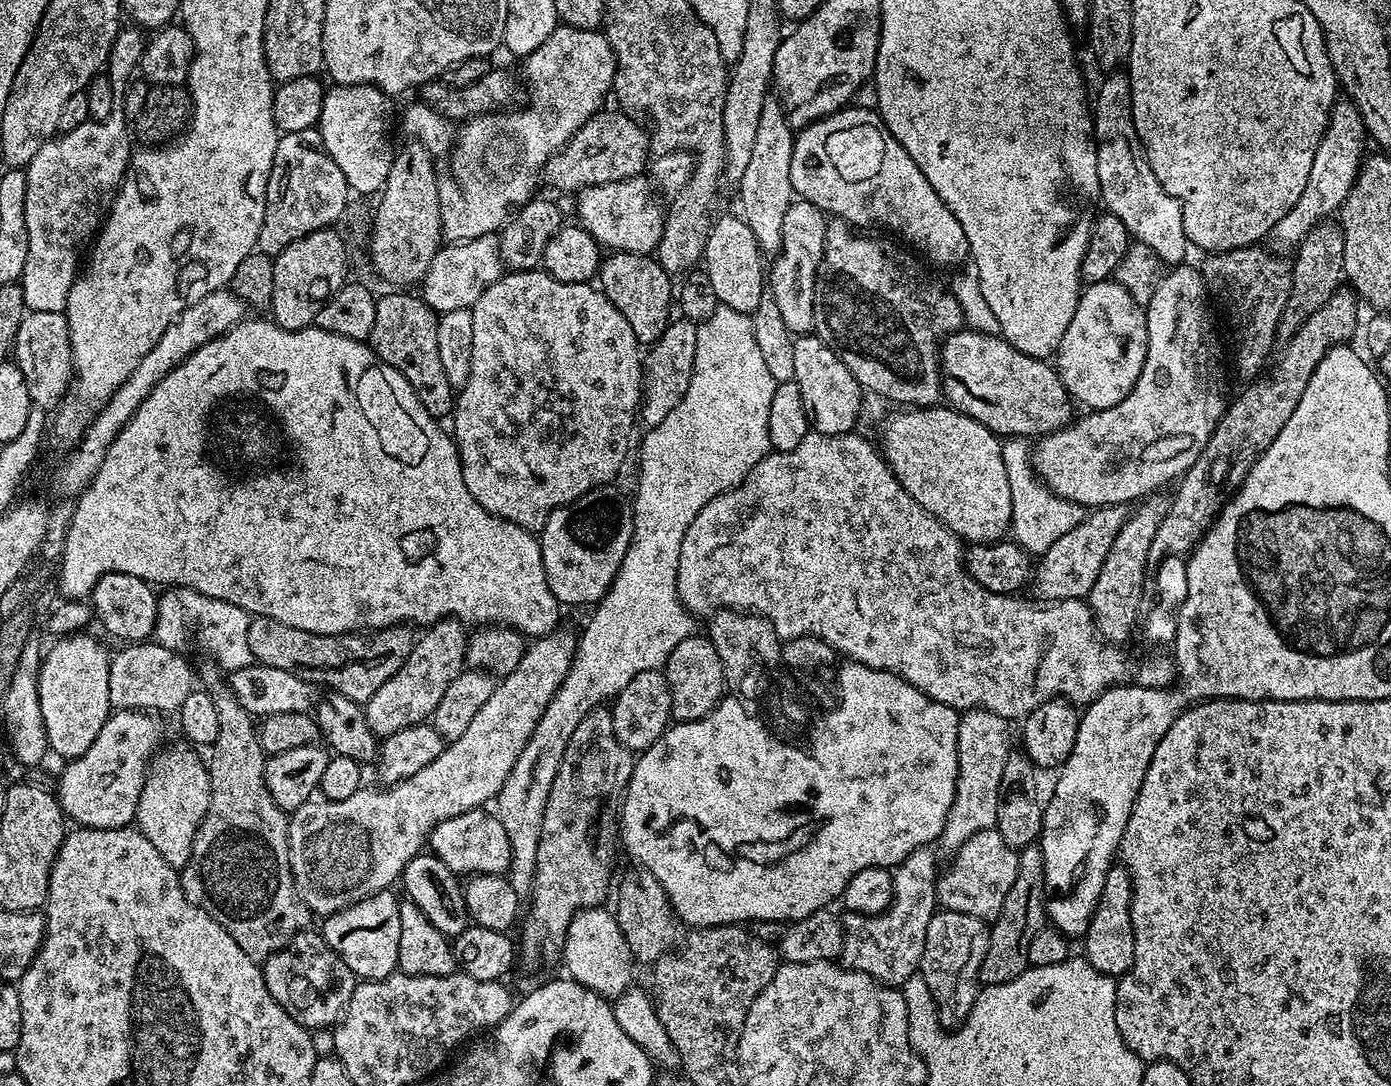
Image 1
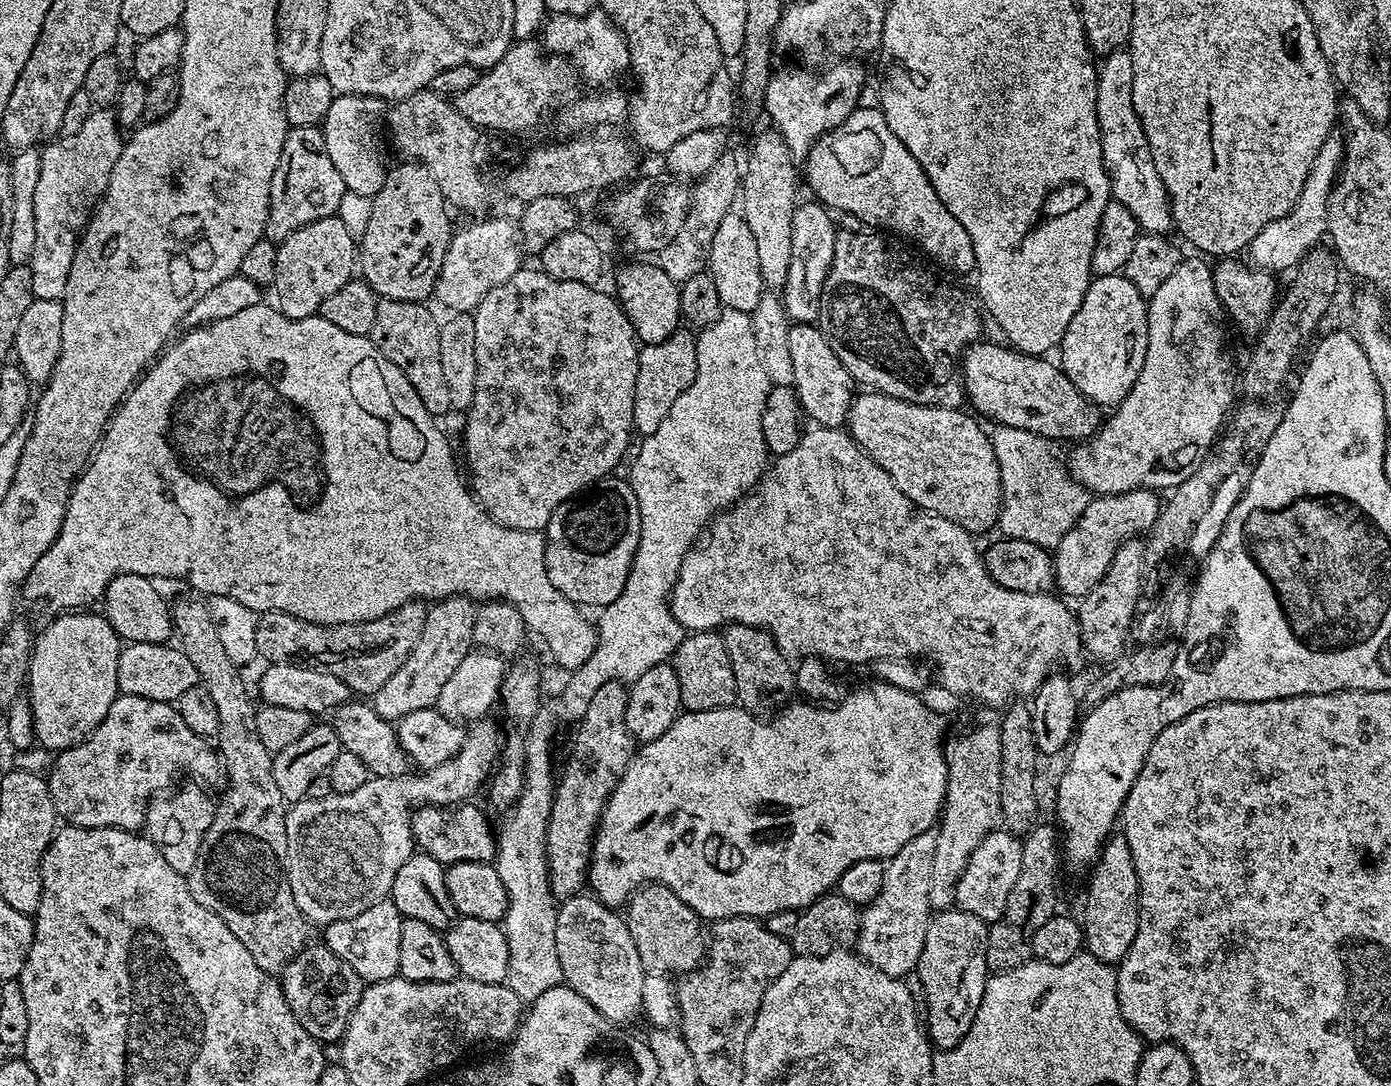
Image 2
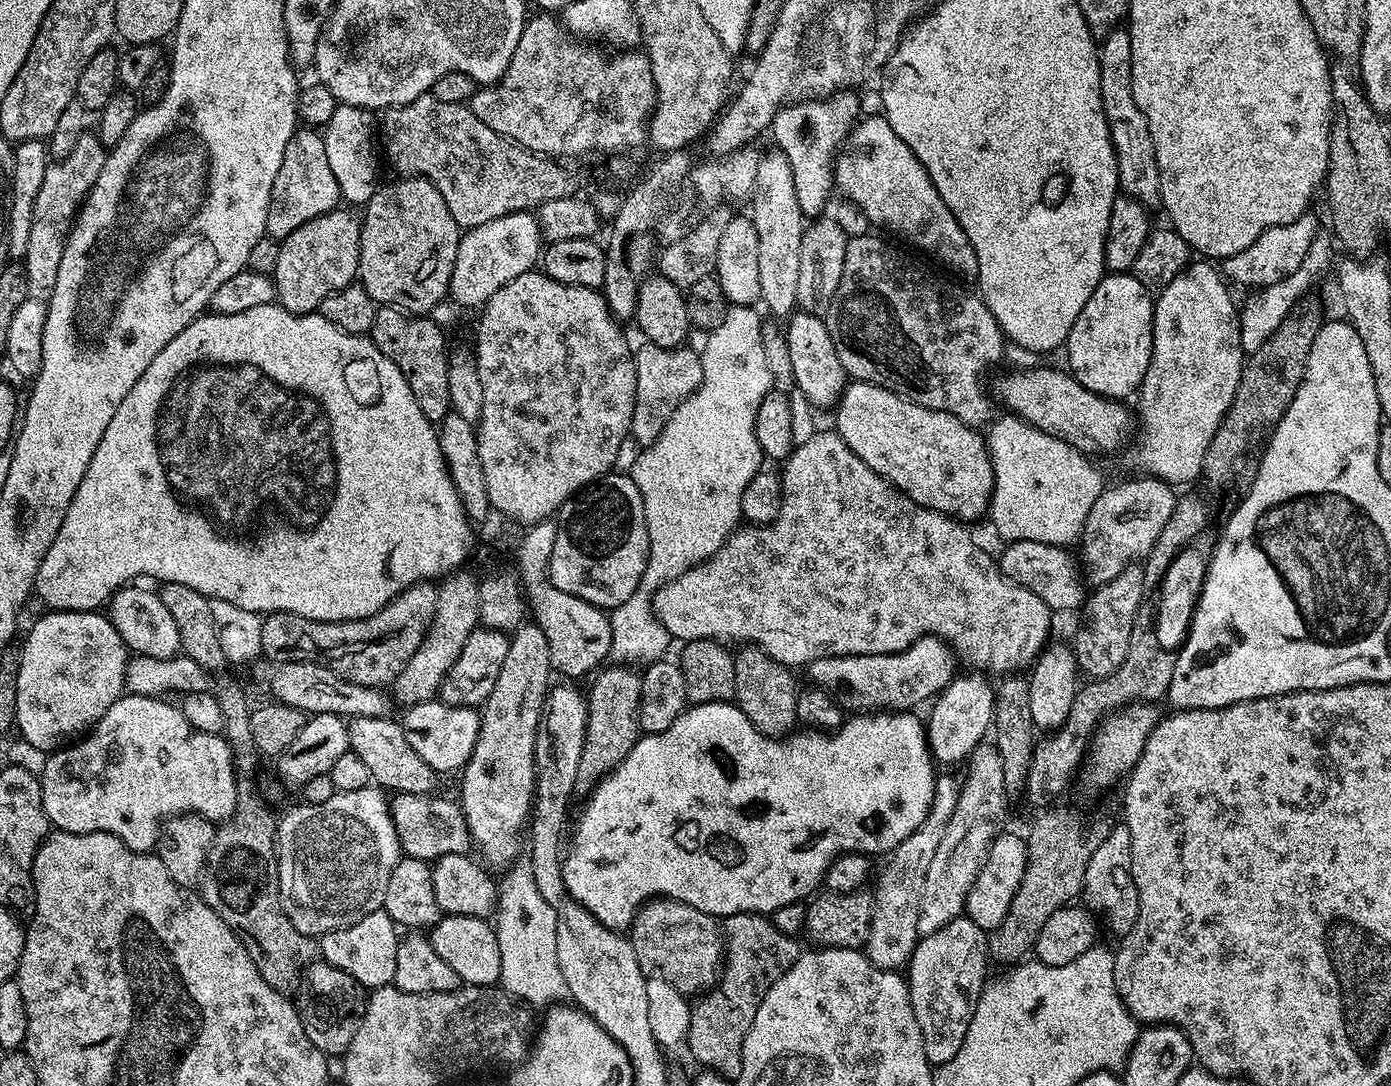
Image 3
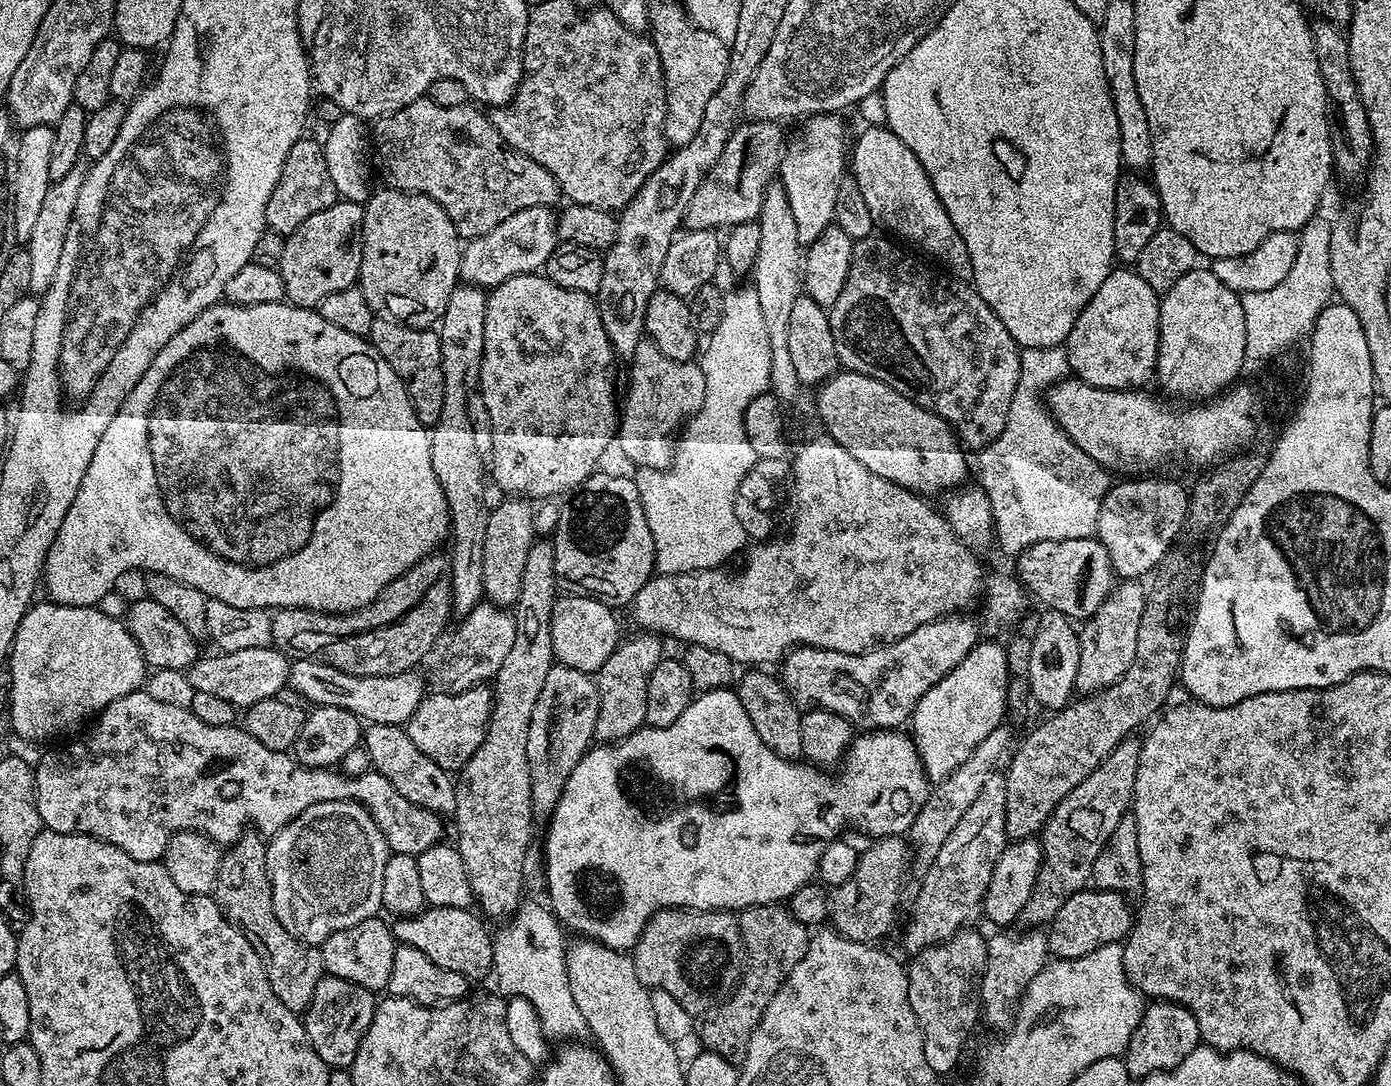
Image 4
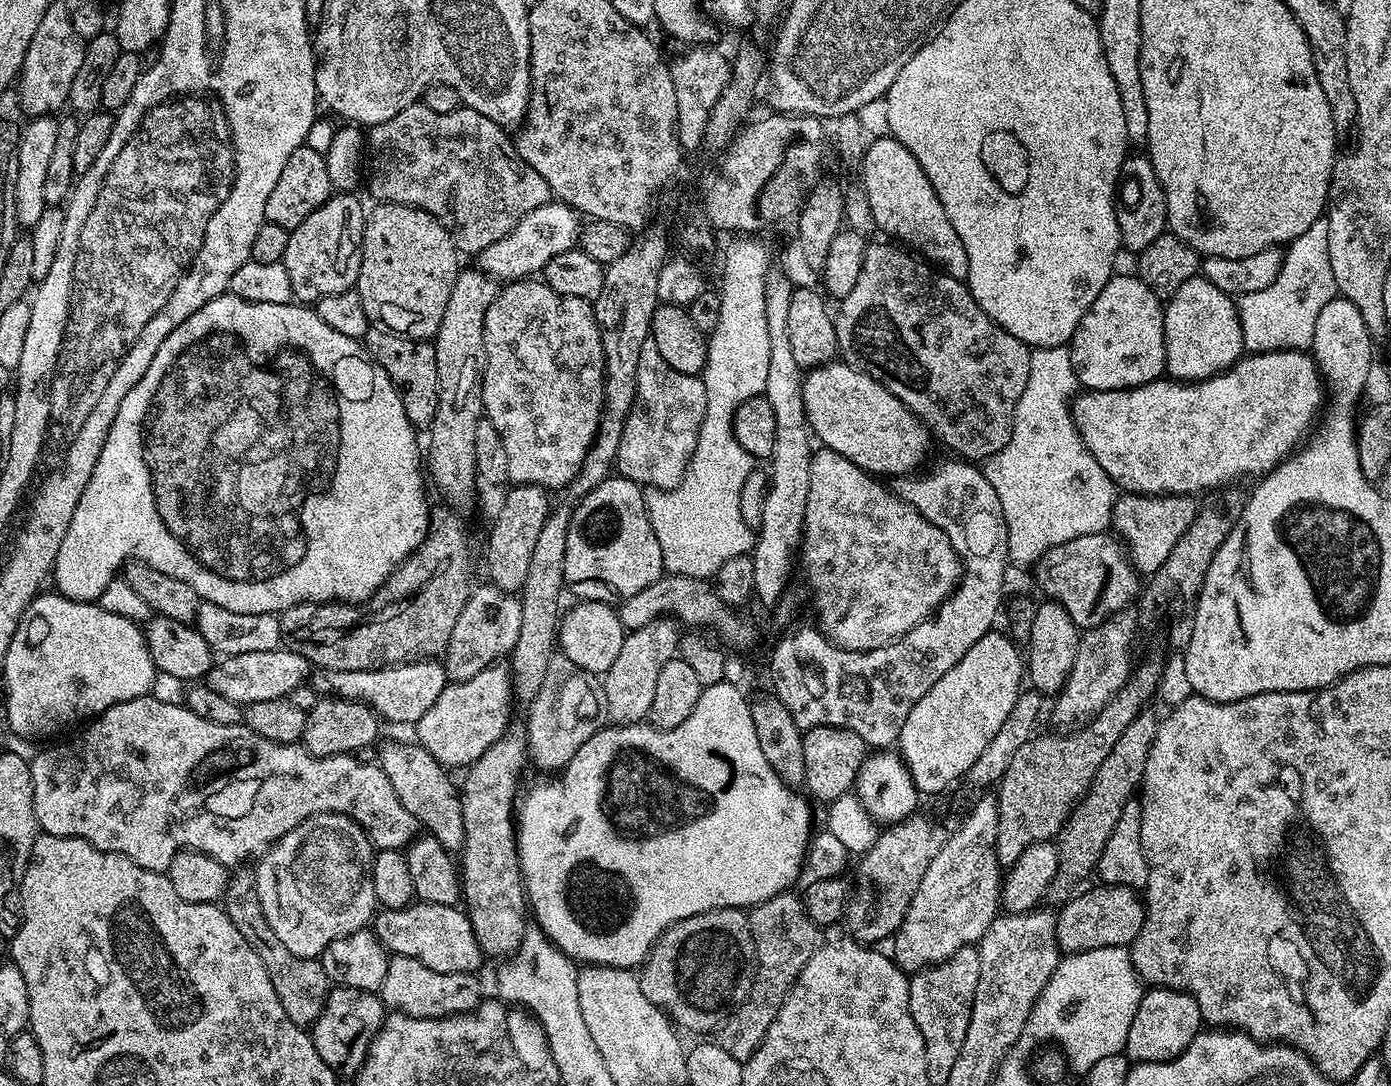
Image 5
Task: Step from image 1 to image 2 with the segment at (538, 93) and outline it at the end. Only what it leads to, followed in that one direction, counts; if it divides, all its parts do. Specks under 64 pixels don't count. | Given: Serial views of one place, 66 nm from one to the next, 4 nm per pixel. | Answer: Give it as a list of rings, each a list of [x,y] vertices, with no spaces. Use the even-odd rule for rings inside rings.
[[[593,10],[585,16],[549,15],[542,28],[542,36],[545,36],[545,40],[542,40],[543,47],[549,53],[567,58],[576,69],[579,79],[583,83],[585,80],[586,83],[592,84],[588,86],[611,85],[615,76],[629,71],[628,39],[608,19],[603,10]]]

